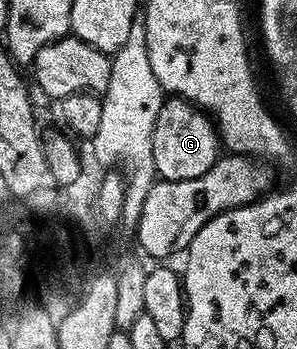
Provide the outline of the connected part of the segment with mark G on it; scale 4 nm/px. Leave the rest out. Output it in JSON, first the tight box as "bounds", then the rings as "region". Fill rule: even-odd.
{"bounds":[153,97,221,181],"region":[[[178,97],[164,98],[157,125],[153,125],[155,173],[163,181],[189,181],[201,177],[221,155],[221,140],[214,118],[202,107]]]}

